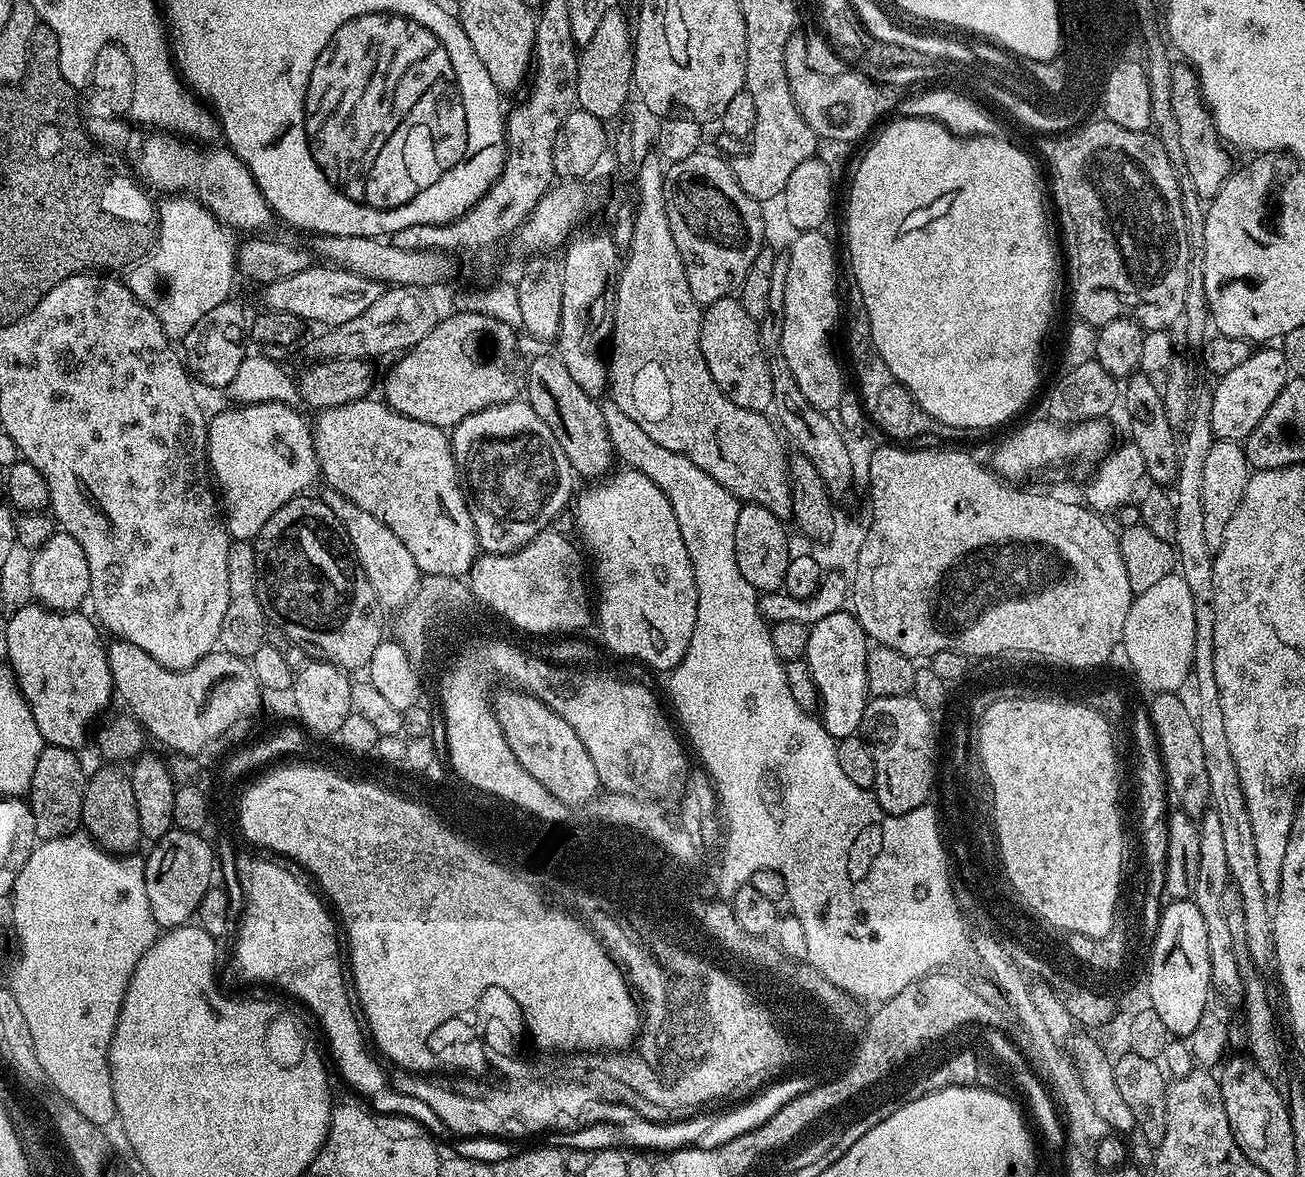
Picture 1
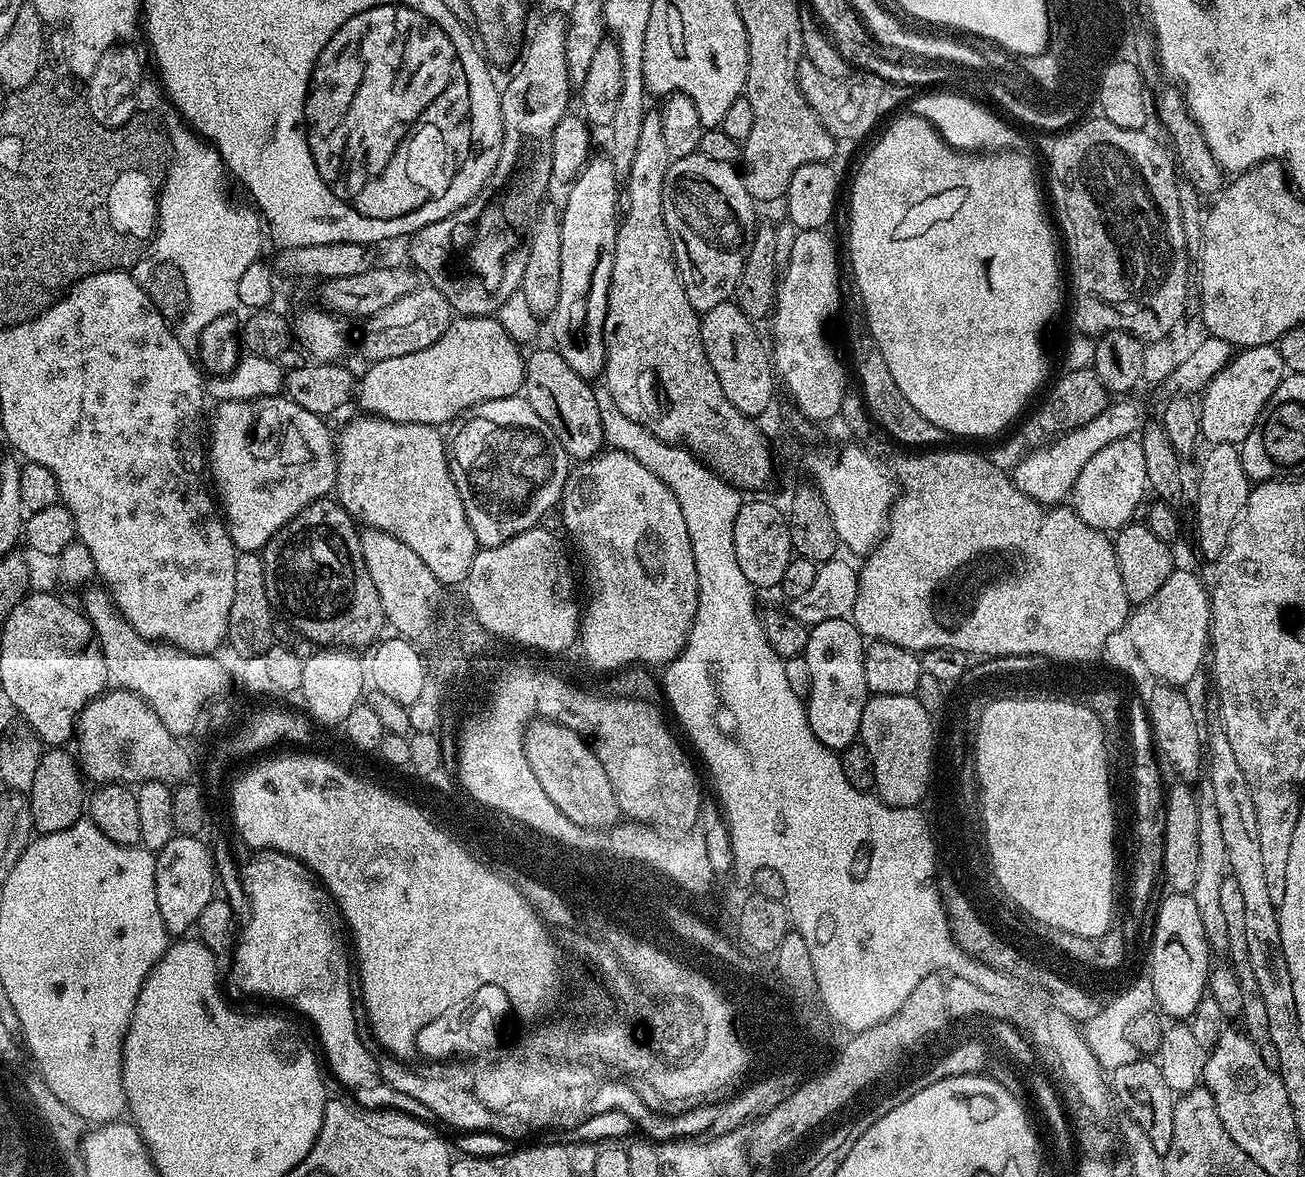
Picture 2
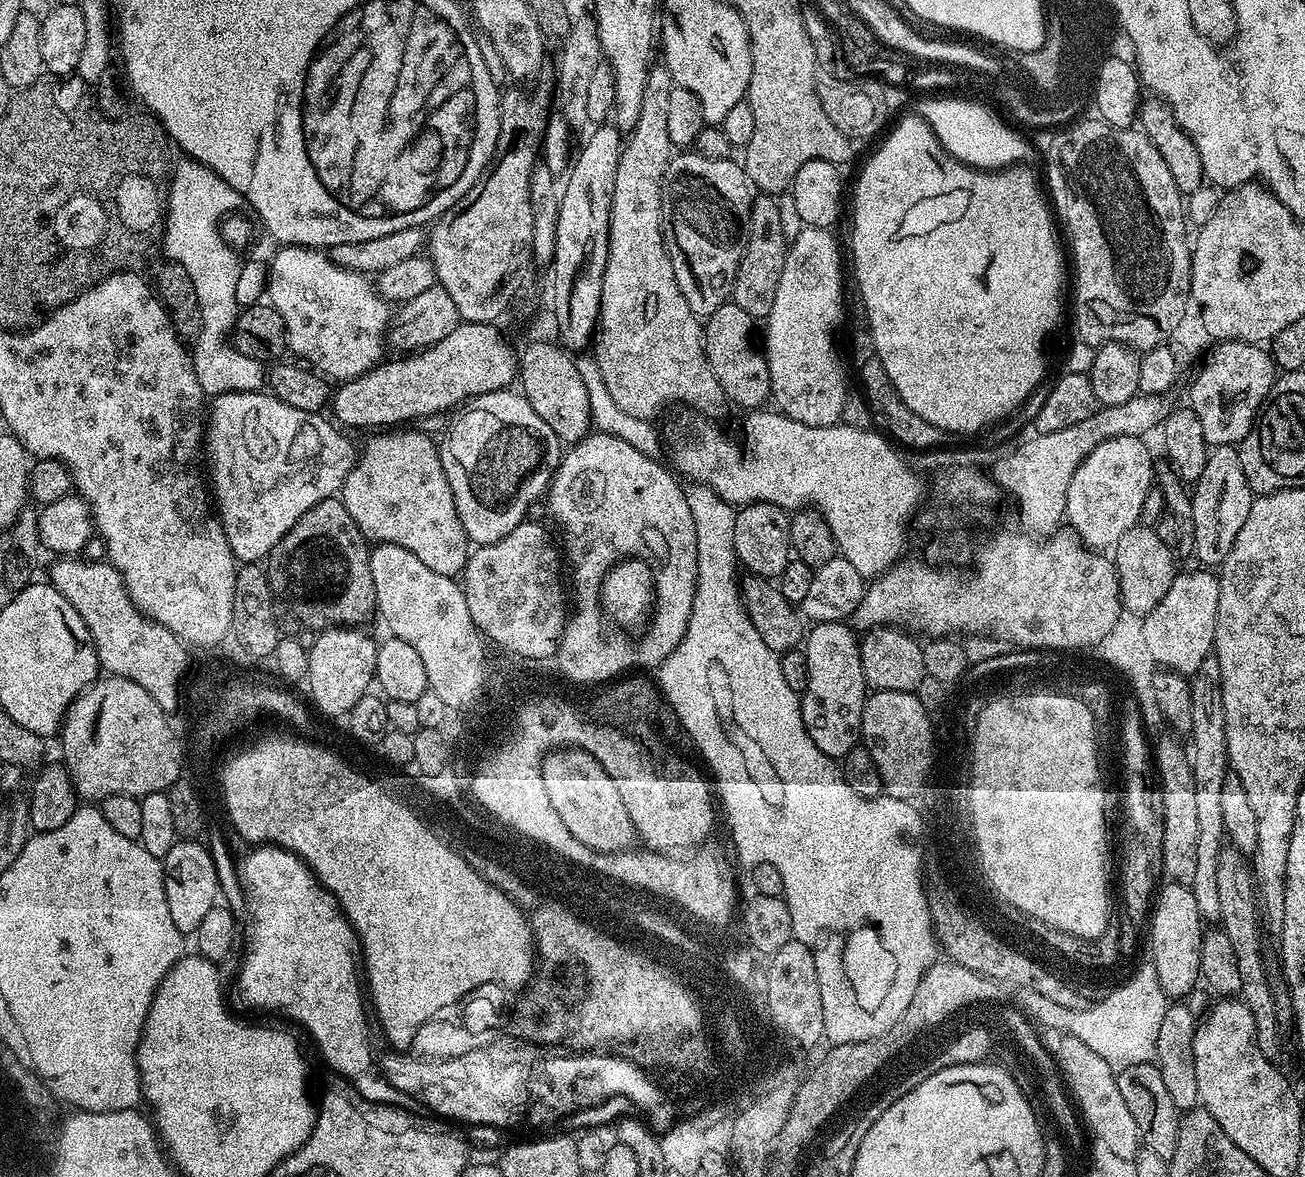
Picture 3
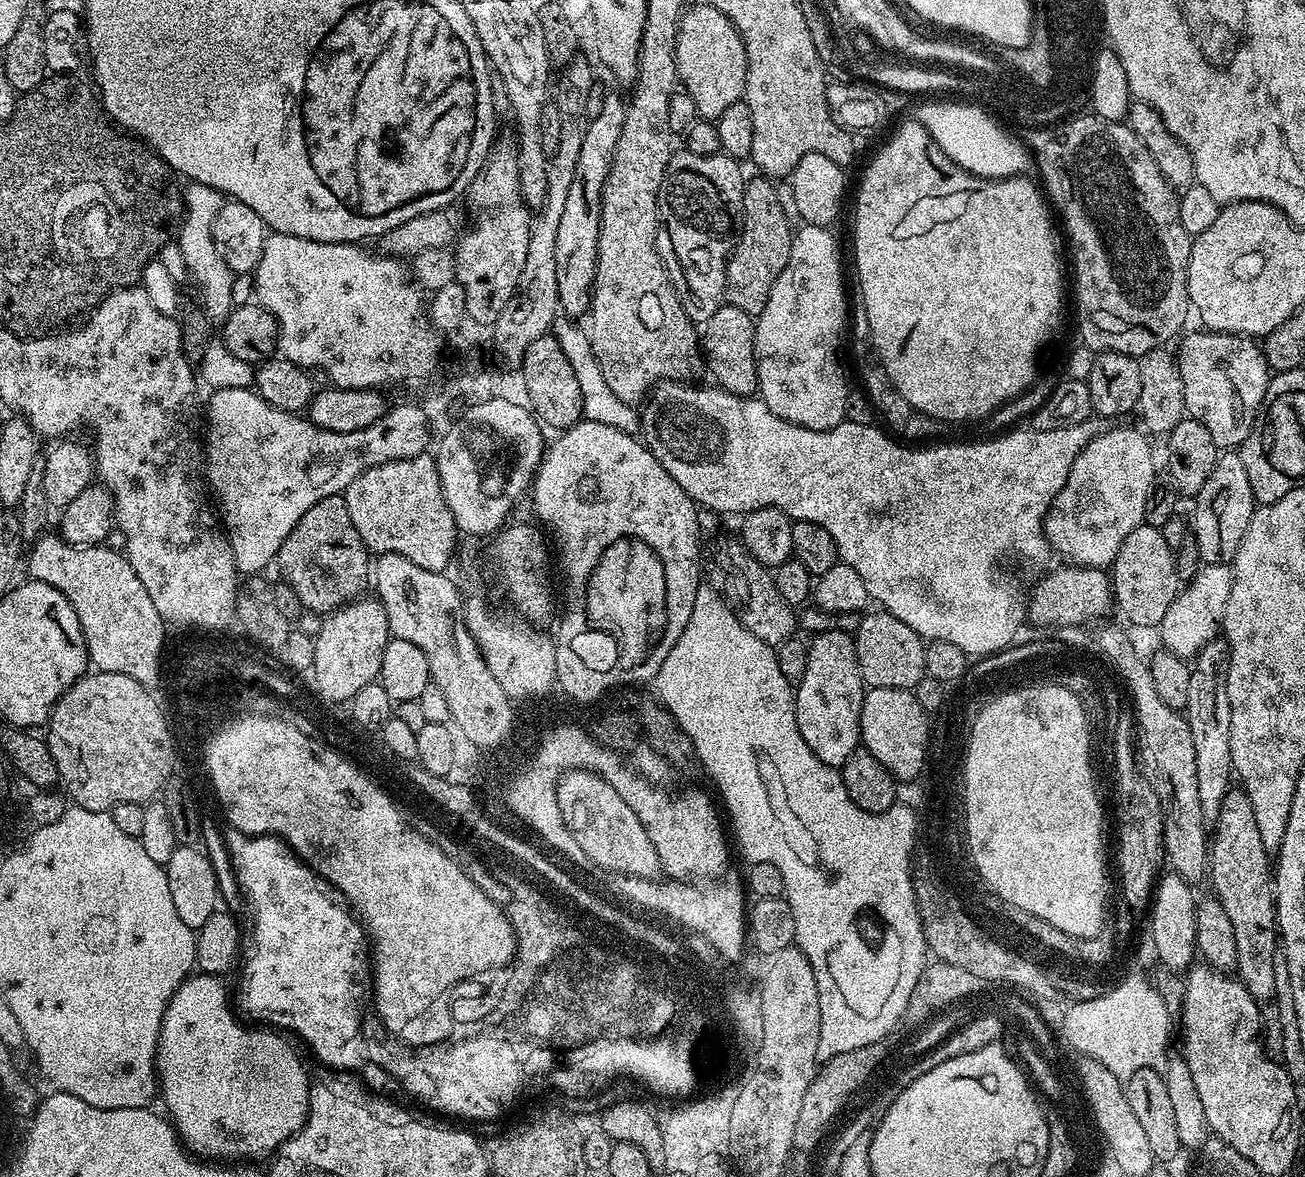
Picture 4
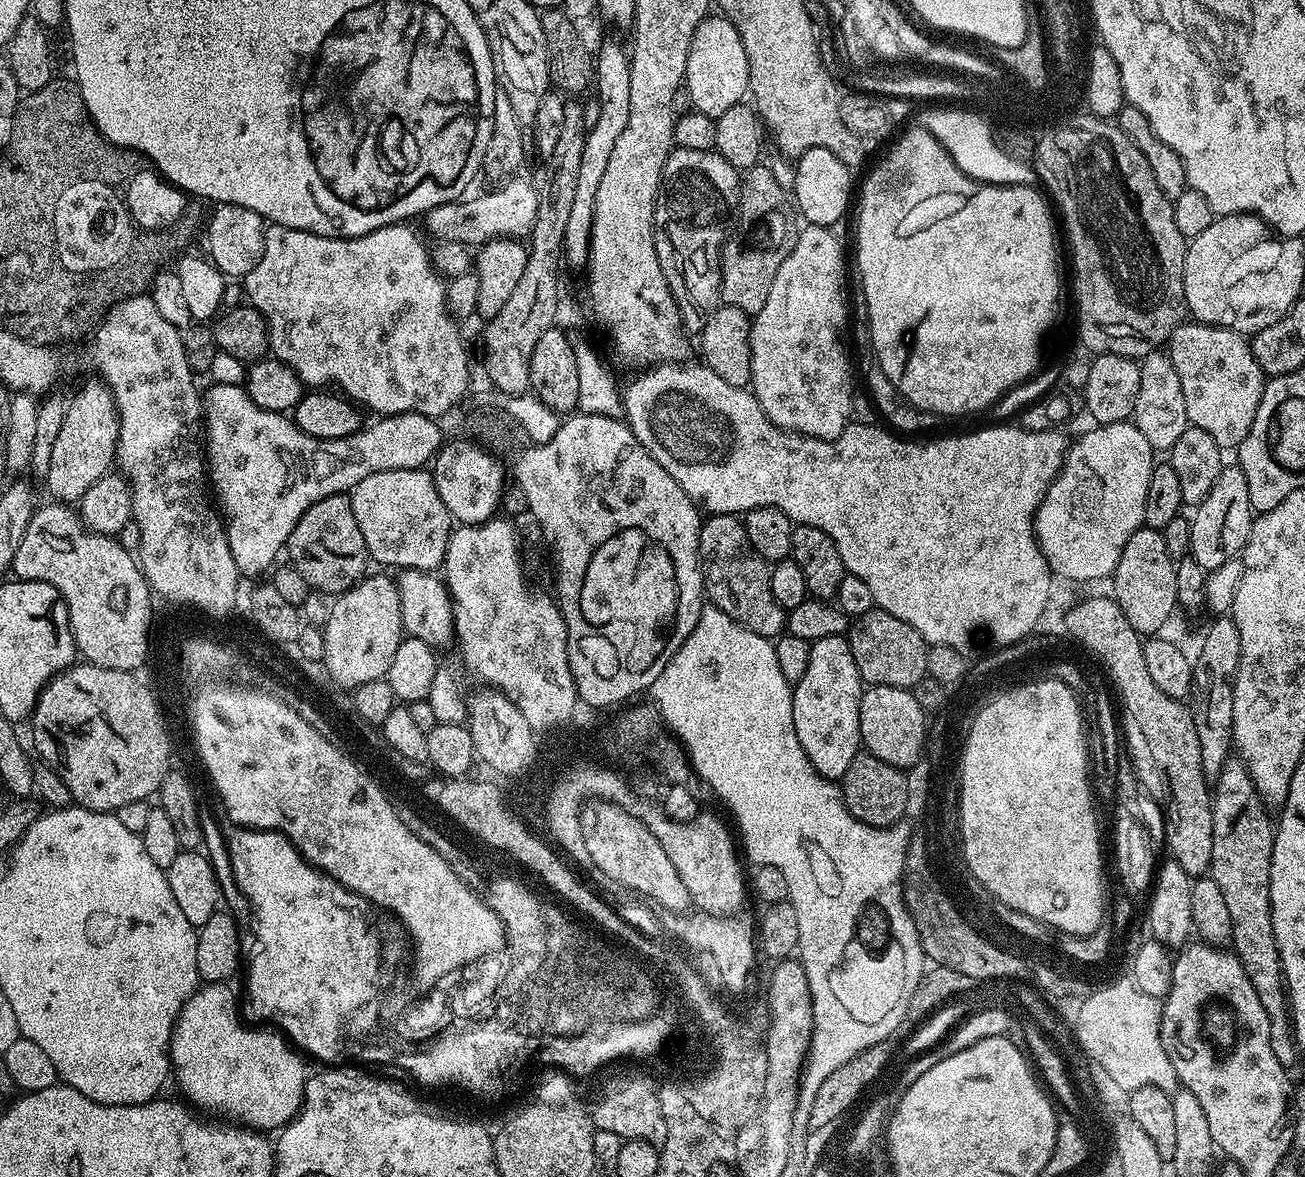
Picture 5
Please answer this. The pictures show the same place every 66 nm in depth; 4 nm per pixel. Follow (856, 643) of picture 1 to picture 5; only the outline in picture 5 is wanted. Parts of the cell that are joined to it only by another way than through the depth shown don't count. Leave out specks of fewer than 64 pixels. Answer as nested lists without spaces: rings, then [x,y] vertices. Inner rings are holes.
[[[843,635],[818,638],[811,643],[810,663],[806,665],[806,674],[797,682],[792,690],[794,706],[794,734],[798,734],[798,742],[802,742],[802,750],[806,750],[806,758],[827,780],[843,781],[846,770],[850,770],[850,762],[862,750],[860,739],[860,699],[866,687],[858,674],[858,666],[854,666],[854,654],[850,654],[850,646]]]

